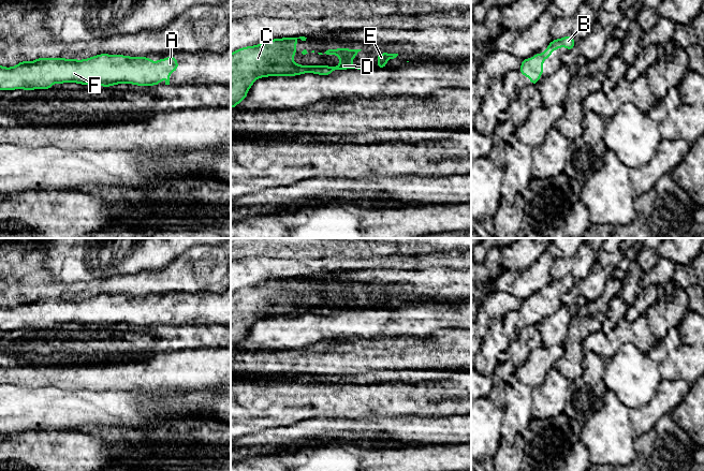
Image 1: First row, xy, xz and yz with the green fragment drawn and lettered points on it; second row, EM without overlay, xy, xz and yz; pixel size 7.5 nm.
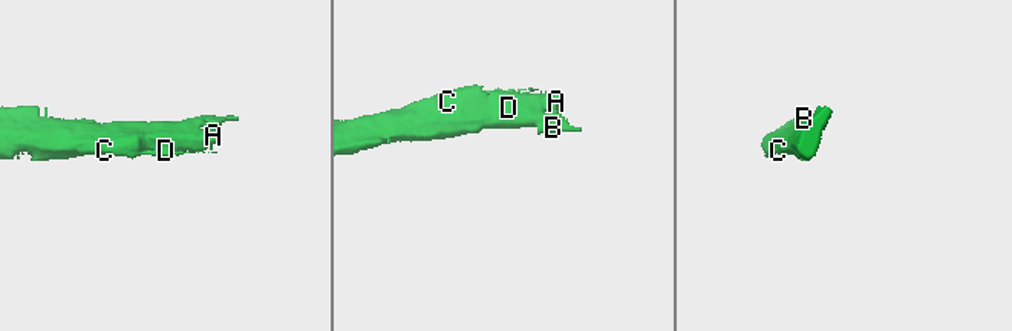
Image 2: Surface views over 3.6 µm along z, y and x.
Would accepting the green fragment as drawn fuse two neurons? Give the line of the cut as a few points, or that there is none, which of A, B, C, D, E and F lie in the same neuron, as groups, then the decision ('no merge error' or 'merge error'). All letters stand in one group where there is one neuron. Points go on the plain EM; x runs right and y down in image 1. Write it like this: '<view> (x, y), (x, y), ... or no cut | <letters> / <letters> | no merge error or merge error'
no cut | A B C D E F | no merge error

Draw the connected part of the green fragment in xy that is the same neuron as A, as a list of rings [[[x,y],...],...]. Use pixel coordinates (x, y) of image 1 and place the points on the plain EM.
[[[100,294],[84,300],[64,298],[36,298],[34,301],[21,300],[16,307],[3,308],[0,305],[0,329],[52,329],[54,323],[78,323],[80,325],[96,324],[112,327],[116,324],[134,324],[136,326],[153,326],[161,324],[165,318],[165,325],[170,325],[170,313],[176,312],[178,300],[174,295],[167,299],[158,299],[156,304],[149,297],[128,297],[124,295]]]

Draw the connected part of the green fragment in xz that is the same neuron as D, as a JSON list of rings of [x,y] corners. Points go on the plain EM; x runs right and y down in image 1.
[[[283,278],[267,280],[255,286],[246,286],[231,294],[231,349],[246,340],[249,328],[254,321],[267,317],[295,317],[304,313],[314,313],[323,317],[336,310],[367,310],[367,306],[353,306],[351,300],[362,290],[336,289],[324,294],[336,295],[341,304],[328,306],[299,306],[292,298],[296,295],[296,282],[307,278]]]

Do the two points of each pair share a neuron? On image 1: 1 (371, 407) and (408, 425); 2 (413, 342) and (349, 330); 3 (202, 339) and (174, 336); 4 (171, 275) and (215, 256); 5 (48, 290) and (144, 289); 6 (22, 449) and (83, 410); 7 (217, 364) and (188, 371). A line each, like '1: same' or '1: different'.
1: different
2: different
3: same
4: same
5: same
6: different
7: same

